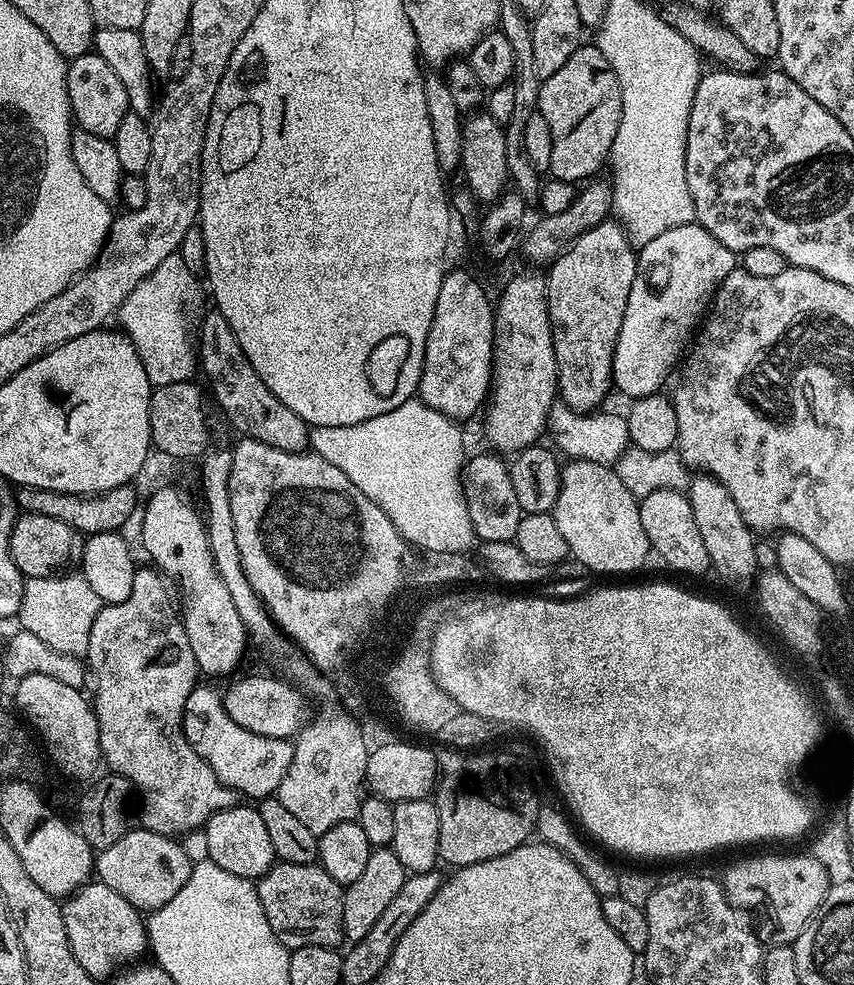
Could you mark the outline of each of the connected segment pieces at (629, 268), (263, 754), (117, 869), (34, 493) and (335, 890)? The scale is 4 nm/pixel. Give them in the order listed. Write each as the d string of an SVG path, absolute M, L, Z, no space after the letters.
M609 218L586 230L547 269L558 396L576 412L599 409L608 391L613 391L612 359L630 290L636 281L637 259L637 249L628 233Z
M203 686L193 688L190 698L186 698L184 733L186 742L194 746L206 766L214 770L226 787L233 788L241 797L253 796L256 802L271 797L278 790L282 778L286 778L286 770L290 770L296 749L291 739L266 738L238 726L238 722L226 714L223 695Z
M143 826L133 827L114 846L99 849L94 860L94 872L99 883L110 886L117 894L122 894L130 906L140 909L141 913L151 914L166 906L190 878L193 862L179 839L163 836Z
M123 484L121 488L115 488L114 490L110 490L109 492L101 492L99 494L89 494L87 496L71 496L70 494L66 494L65 492L55 492L54 490L42 490L41 488L26 488L23 486L17 487L15 489L14 495L16 498L16 507L19 509L21 513L27 514L33 512L34 514L42 514L42 518L55 518L58 522L66 522L66 526L70 526L74 531L83 534L88 538L100 538L103 532L116 532L120 527L123 526L124 523L127 522L128 519L131 518L132 515L135 517L138 512L138 504L136 508L136 492L135 487L132 484Z
M273 863L272 868L265 876L255 881L258 902L262 902L262 910L266 914L266 922L270 922L270 930L282 942L284 947L291 950L302 946L326 946L336 948L344 940L342 926L342 906L344 905L344 888L326 870L315 864L286 864Z

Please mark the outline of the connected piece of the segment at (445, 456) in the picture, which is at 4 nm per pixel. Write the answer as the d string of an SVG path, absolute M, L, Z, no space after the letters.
M413 398L402 402L402 406L398 406L394 410L390 410L386 414L378 414L378 418L370 418L361 424L354 426L318 426L312 428L308 434L308 442L311 451L316 455L326 458L326 462L330 462L330 466L338 466L338 470L342 470L342 474L346 474L346 478L350 478L350 482L354 482L354 486L358 486L358 490L362 490L362 494L366 494L366 498L370 498L380 507L390 518L390 522L394 522L394 526L403 534L404 539L409 545L424 548L425 553L436 551L452 551L463 552L469 551L472 543L477 543L478 537L472 523L470 522L470 510L466 506L466 498L464 497L464 485L462 483L462 469L466 463L466 455L464 456L464 436L460 433L461 425L450 417L442 415L438 410L434 410L428 404L419 398Z

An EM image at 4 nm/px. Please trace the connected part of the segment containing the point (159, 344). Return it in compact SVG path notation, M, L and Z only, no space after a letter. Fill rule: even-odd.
M179 254L166 258L162 266L154 273L154 281L143 285L144 292L144 320L128 320L122 325L123 331L132 339L138 354L142 358L142 366L146 366L148 381L153 388L170 386L174 382L189 382L193 379L192 371L197 371L198 358L194 353L194 346L188 342L188 324L184 321L184 303L195 286L197 277L190 270L186 270L186 262L182 262Z

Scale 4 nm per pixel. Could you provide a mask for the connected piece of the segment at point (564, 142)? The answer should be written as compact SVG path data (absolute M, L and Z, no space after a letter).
M581 43L580 48L566 58L562 70L554 70L550 78L541 80L536 106L538 114L550 122L554 142L547 171L555 179L573 182L595 177L599 173L596 171L603 164L605 167L609 159L622 118L620 83L610 62L606 62L606 54L602 54L595 43Z

